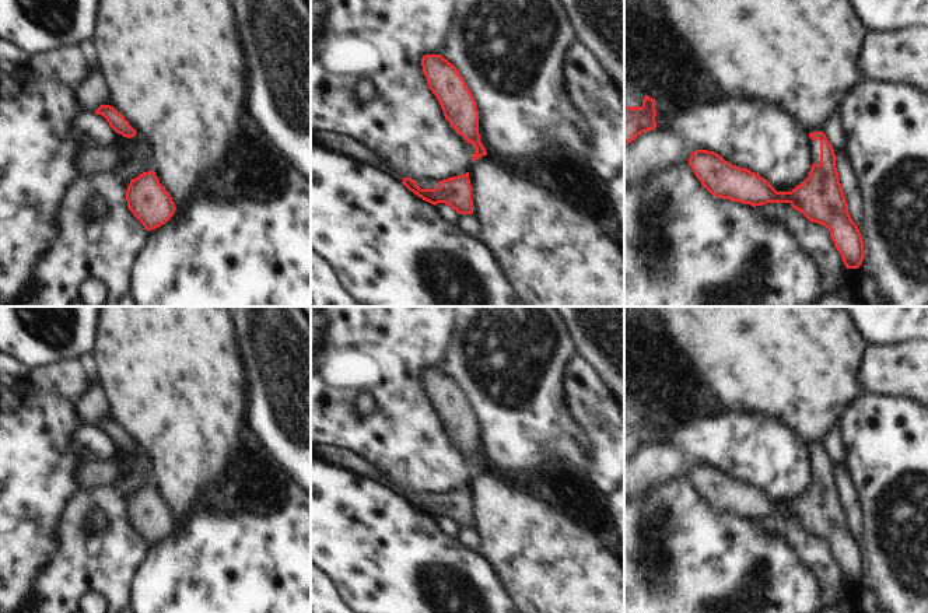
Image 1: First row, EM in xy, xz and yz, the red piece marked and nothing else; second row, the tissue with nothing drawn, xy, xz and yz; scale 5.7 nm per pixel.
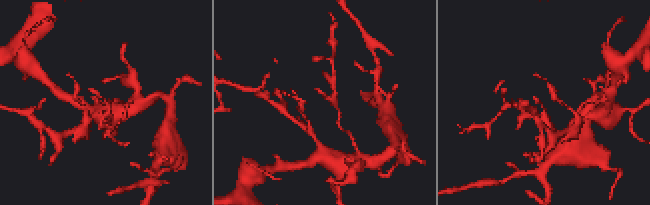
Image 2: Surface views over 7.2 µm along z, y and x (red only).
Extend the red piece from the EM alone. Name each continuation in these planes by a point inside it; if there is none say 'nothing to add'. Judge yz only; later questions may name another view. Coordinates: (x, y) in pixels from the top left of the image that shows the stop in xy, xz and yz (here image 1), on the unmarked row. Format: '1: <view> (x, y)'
1: yz (815, 456)

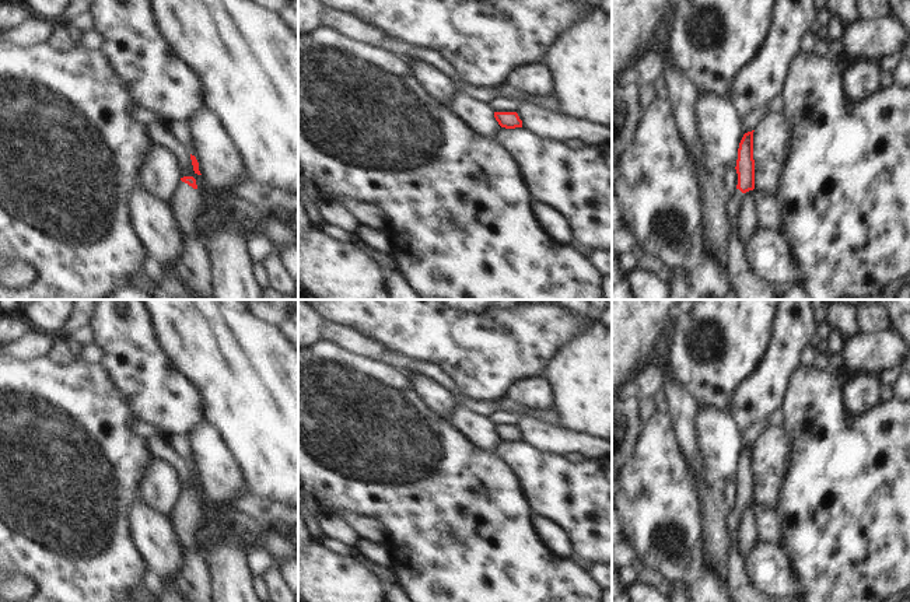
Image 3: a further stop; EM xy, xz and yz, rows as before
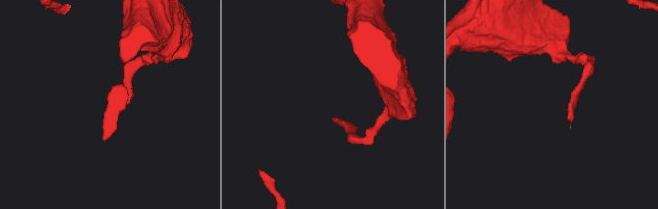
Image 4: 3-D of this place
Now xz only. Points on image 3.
nothing to add

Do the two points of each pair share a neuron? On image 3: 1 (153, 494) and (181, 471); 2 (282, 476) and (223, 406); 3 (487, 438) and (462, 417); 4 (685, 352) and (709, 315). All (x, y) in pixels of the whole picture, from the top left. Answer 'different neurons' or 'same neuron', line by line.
1: different neurons
2: same neuron
3: same neuron
4: same neuron

